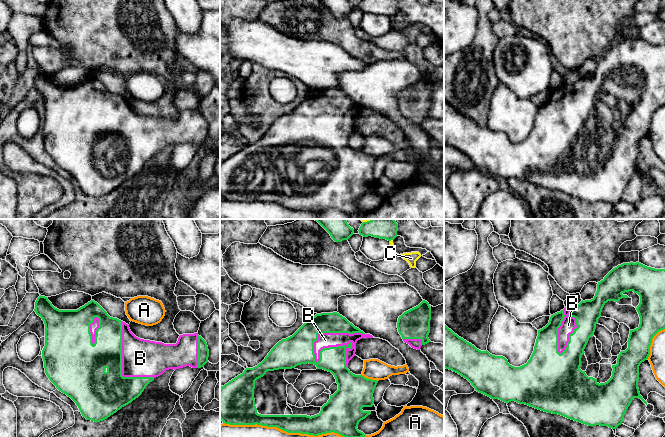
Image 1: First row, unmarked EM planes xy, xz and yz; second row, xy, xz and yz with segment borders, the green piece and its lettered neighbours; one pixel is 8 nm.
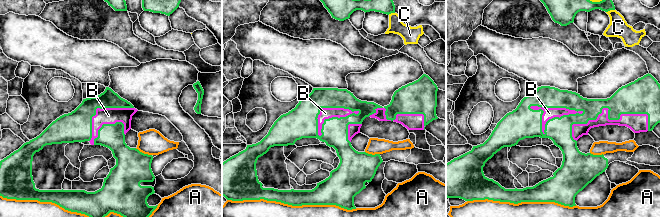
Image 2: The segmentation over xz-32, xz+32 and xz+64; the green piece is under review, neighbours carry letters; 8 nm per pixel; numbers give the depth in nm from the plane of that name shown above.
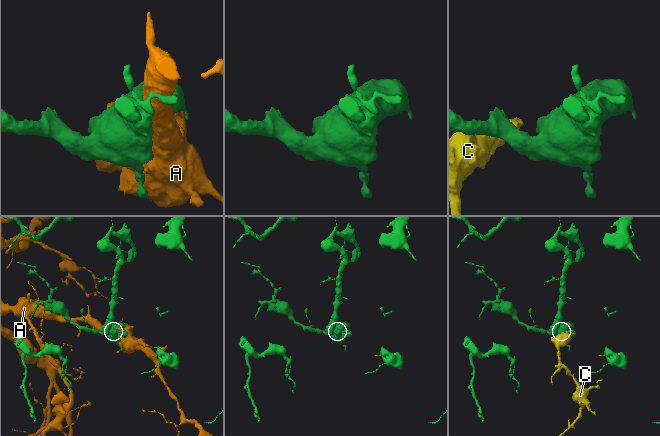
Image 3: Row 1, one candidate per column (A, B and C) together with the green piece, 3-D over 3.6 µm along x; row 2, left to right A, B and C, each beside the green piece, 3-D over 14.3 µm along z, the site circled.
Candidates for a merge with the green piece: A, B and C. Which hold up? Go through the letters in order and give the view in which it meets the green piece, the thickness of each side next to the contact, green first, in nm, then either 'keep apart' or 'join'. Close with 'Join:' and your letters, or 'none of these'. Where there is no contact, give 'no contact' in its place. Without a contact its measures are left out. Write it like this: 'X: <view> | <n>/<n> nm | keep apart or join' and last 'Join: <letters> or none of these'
A: xz | 150/100 nm | keep apart
B: xz | 220/130 nm | join
C: xz | 200/50 nm | keep apart
Join: B

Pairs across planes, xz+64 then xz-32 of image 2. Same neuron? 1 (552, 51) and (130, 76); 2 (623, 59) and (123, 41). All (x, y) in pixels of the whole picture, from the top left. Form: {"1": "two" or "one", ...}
{"1": "two", "2": "two"}

